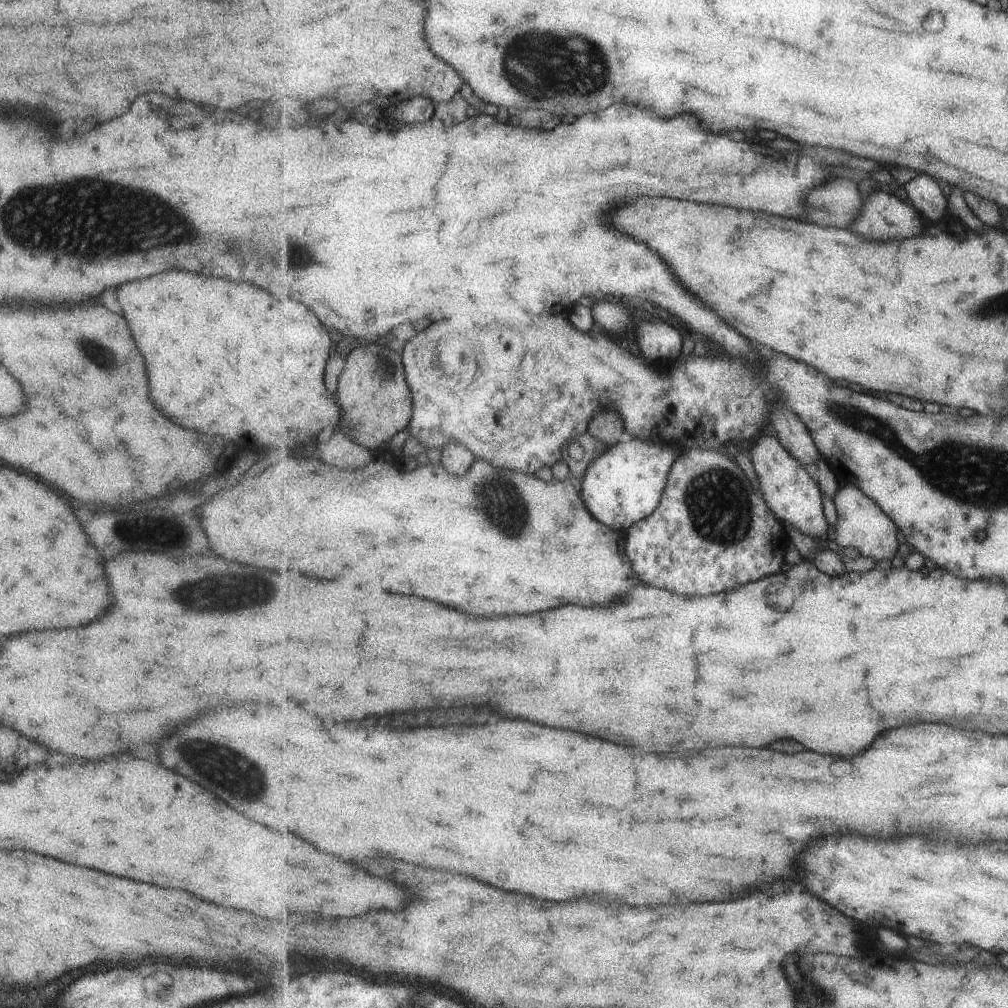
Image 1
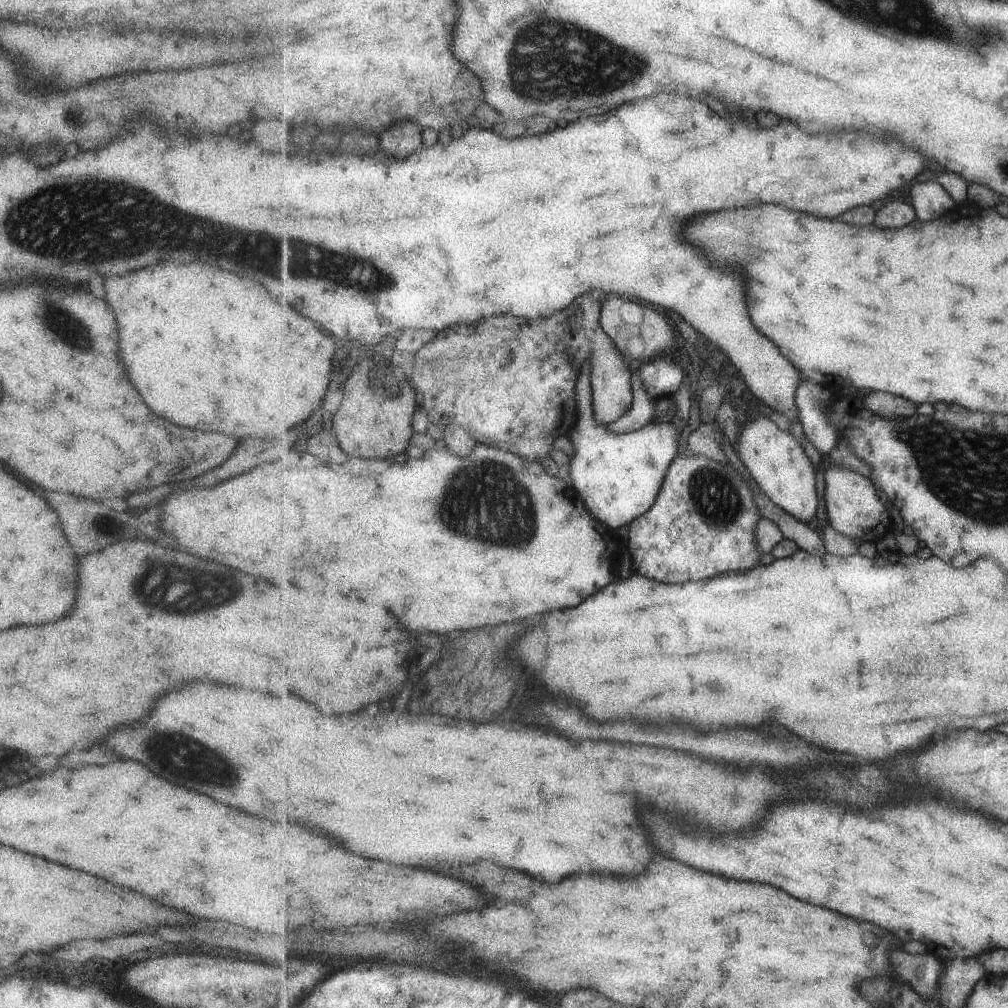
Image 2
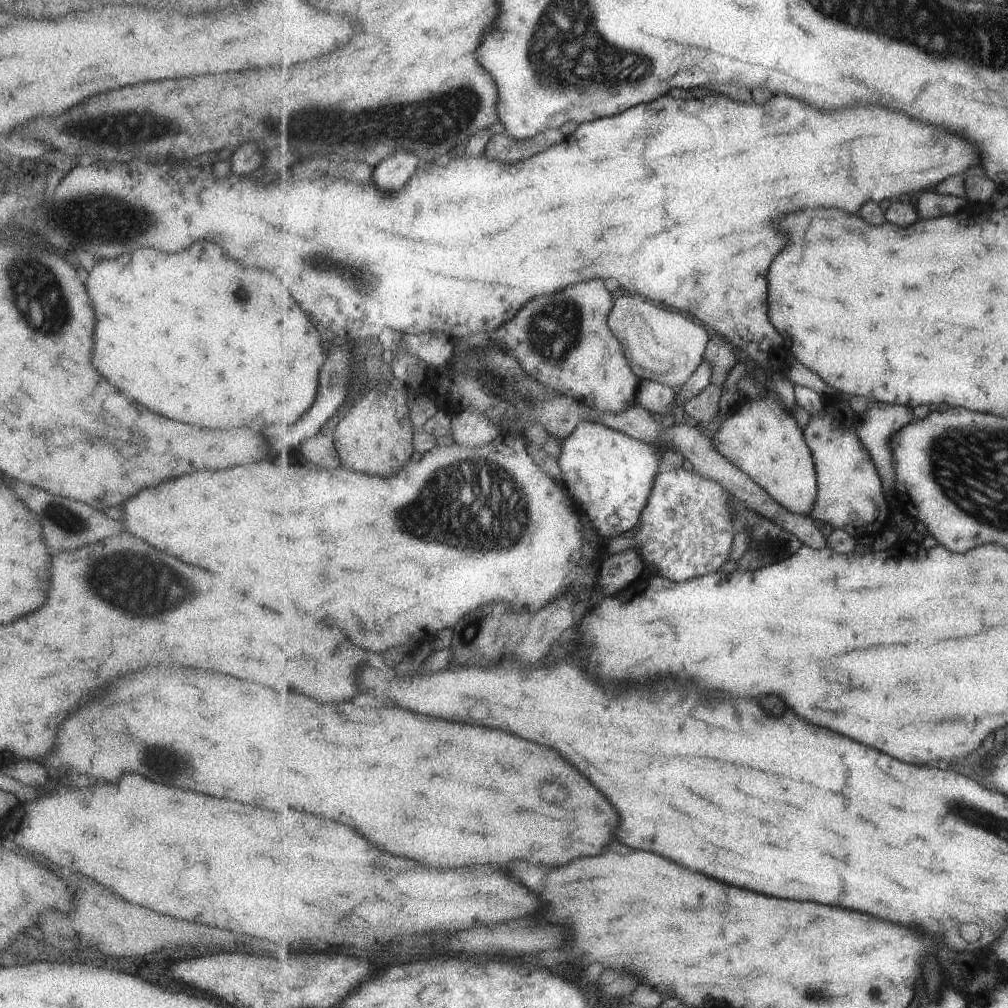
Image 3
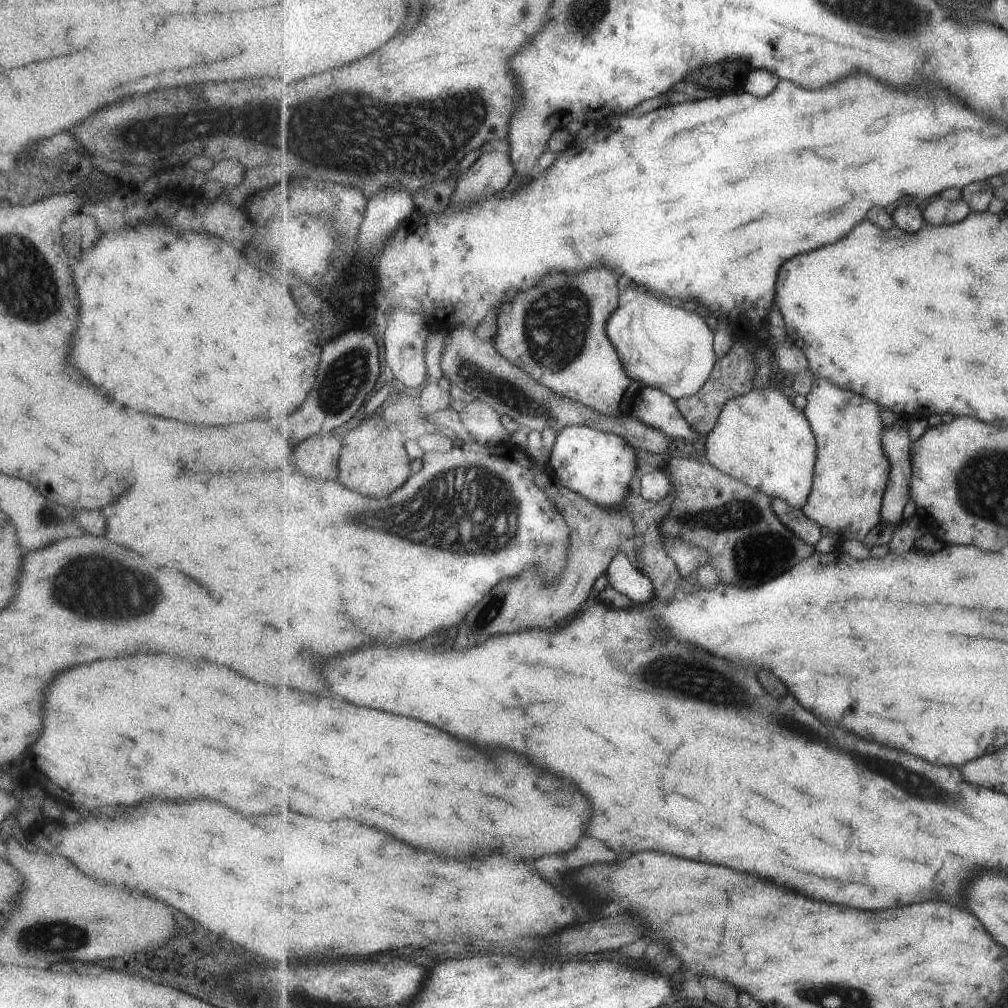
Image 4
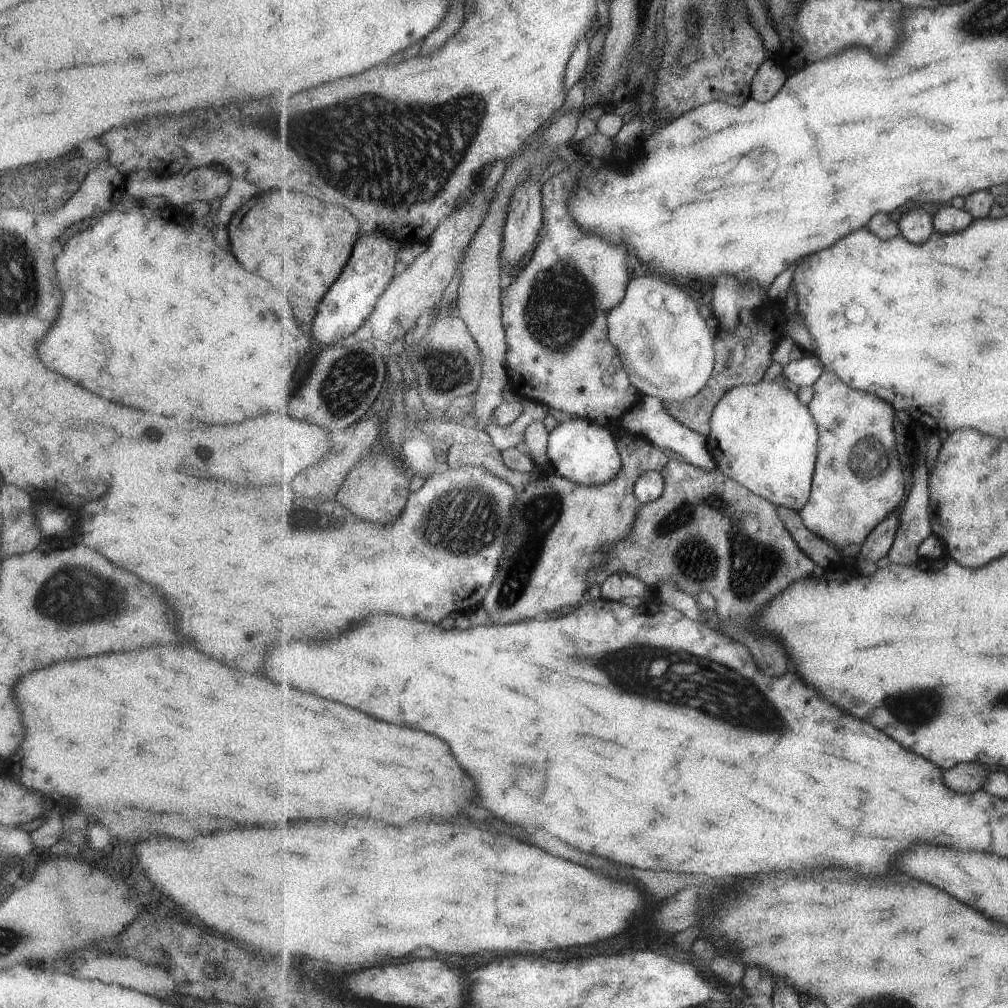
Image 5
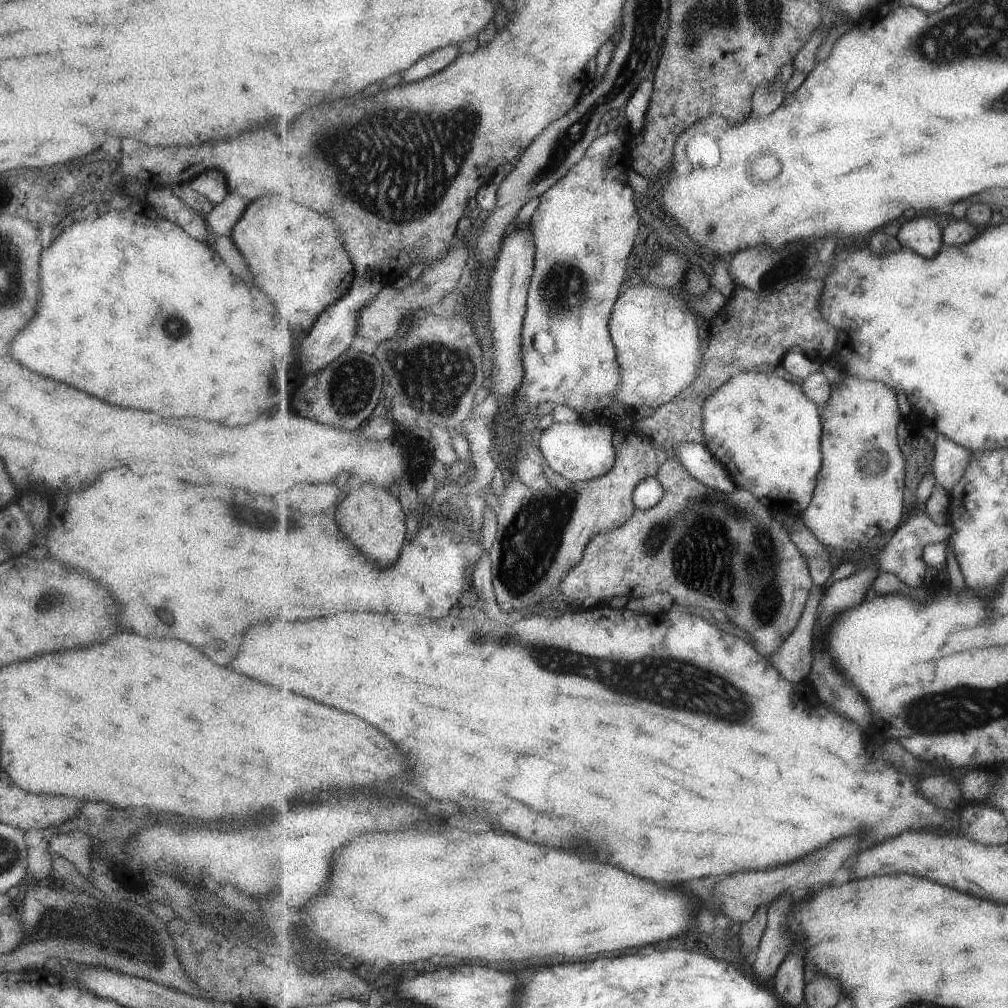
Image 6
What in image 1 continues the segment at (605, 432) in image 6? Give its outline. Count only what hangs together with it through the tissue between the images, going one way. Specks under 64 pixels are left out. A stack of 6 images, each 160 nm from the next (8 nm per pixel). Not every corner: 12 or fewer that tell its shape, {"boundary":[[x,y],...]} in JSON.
{"boundary":[[624,439],[587,464],[581,494],[629,530],[662,504],[680,448]]}

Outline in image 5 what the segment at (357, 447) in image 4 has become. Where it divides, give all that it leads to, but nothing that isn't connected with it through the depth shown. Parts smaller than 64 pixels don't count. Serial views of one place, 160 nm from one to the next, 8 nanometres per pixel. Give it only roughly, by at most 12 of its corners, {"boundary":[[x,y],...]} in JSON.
{"boundary":[[389,453],[363,454],[337,500],[360,523],[392,523],[412,491]]}

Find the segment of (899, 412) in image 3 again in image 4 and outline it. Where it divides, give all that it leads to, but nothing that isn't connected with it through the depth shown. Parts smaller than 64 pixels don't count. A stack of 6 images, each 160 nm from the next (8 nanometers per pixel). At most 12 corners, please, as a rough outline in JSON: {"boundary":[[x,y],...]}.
{"boundary":[[907,418],[884,430],[891,466],[882,520],[901,525],[913,496]]}

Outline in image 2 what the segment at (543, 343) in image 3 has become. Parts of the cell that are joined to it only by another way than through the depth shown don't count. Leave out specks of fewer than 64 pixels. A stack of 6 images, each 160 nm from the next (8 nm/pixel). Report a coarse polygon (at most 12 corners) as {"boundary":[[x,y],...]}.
{"boundary":[[589,294],[531,320],[592,368],[595,419],[608,427],[634,405],[632,372]]}

